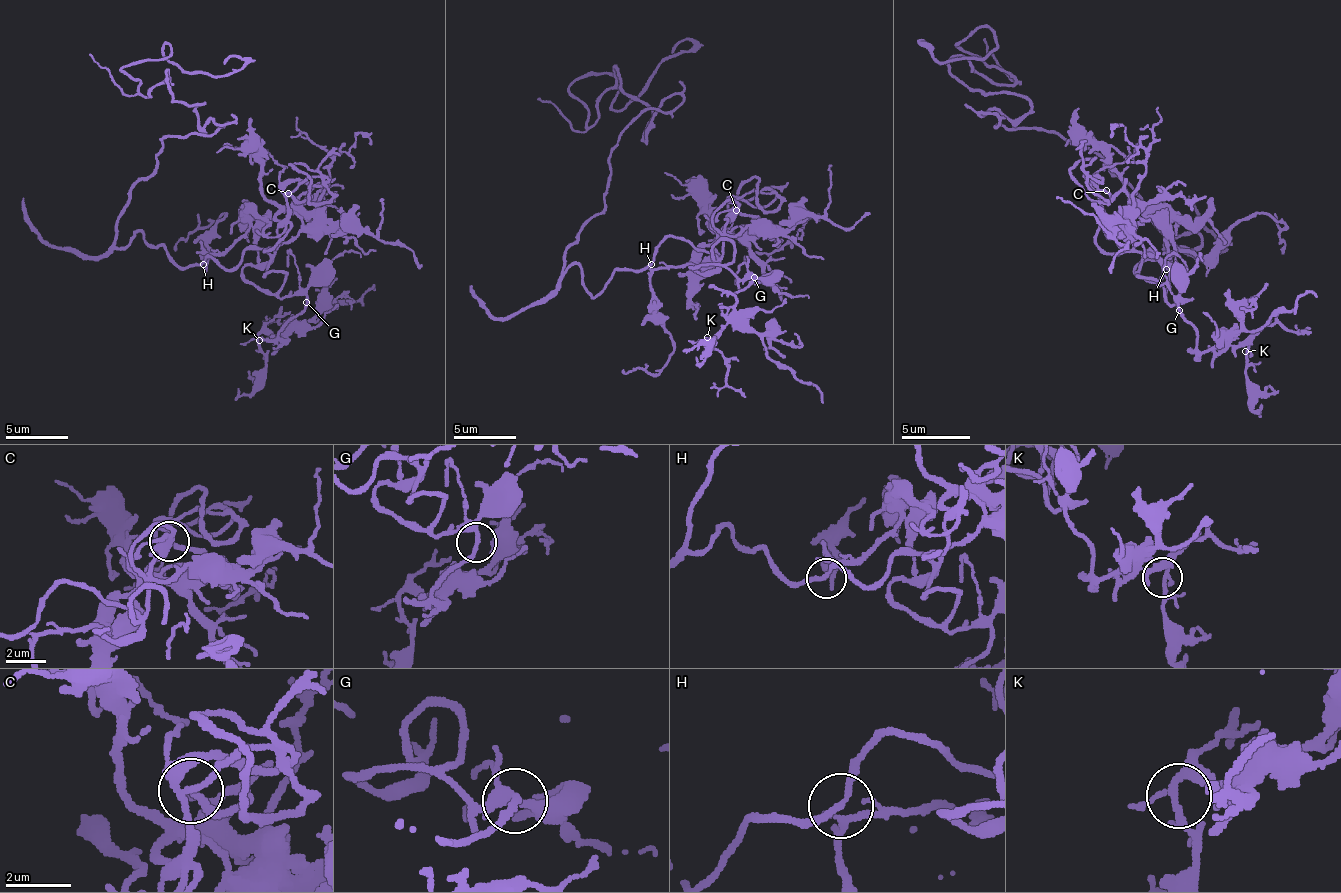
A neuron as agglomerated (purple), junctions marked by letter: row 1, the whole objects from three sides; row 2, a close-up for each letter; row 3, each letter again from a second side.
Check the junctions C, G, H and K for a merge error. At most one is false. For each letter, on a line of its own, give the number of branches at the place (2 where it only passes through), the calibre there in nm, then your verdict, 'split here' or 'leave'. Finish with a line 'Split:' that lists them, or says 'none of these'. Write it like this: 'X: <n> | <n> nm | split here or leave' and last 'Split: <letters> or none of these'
C: 4 | 160 nm | leave
G: 3 | 150 nm | leave
H: 3 | 150 nm | leave
K: 4 | 200 nm | leave
Split: none of these

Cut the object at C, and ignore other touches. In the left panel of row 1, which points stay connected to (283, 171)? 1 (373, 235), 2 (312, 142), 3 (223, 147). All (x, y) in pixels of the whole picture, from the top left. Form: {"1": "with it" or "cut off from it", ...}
{"1": "cut off from it", "2": "cut off from it", "3": "cut off from it"}

